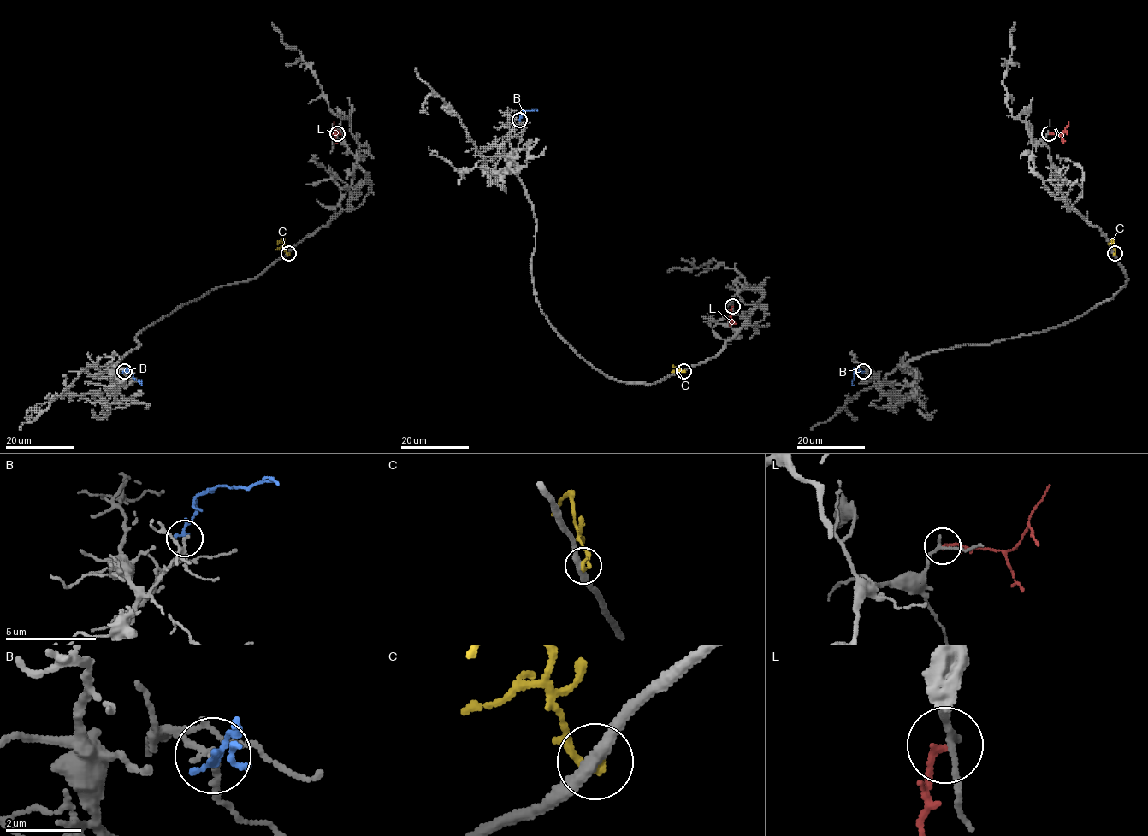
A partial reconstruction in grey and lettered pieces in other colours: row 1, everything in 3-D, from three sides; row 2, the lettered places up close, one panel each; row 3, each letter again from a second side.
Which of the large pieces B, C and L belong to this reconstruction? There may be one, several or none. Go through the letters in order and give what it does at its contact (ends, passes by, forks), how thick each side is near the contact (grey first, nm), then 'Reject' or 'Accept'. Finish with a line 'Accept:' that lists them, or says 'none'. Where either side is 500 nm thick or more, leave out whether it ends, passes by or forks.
B: It ends there. Thickness 110 nm (grey) against 220 nm. Accept
C: It ends there. Thickness 340 nm (grey) against 280 nm. Reject
L: It ends there. Thickness 160 nm (grey) against 180 nm. Reject
Accept: B

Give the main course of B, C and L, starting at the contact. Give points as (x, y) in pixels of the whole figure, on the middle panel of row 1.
B: (519, 120), (524, 111), (537, 110)
C: (683, 371), (672, 365)
L: (732, 306), (730, 326)

